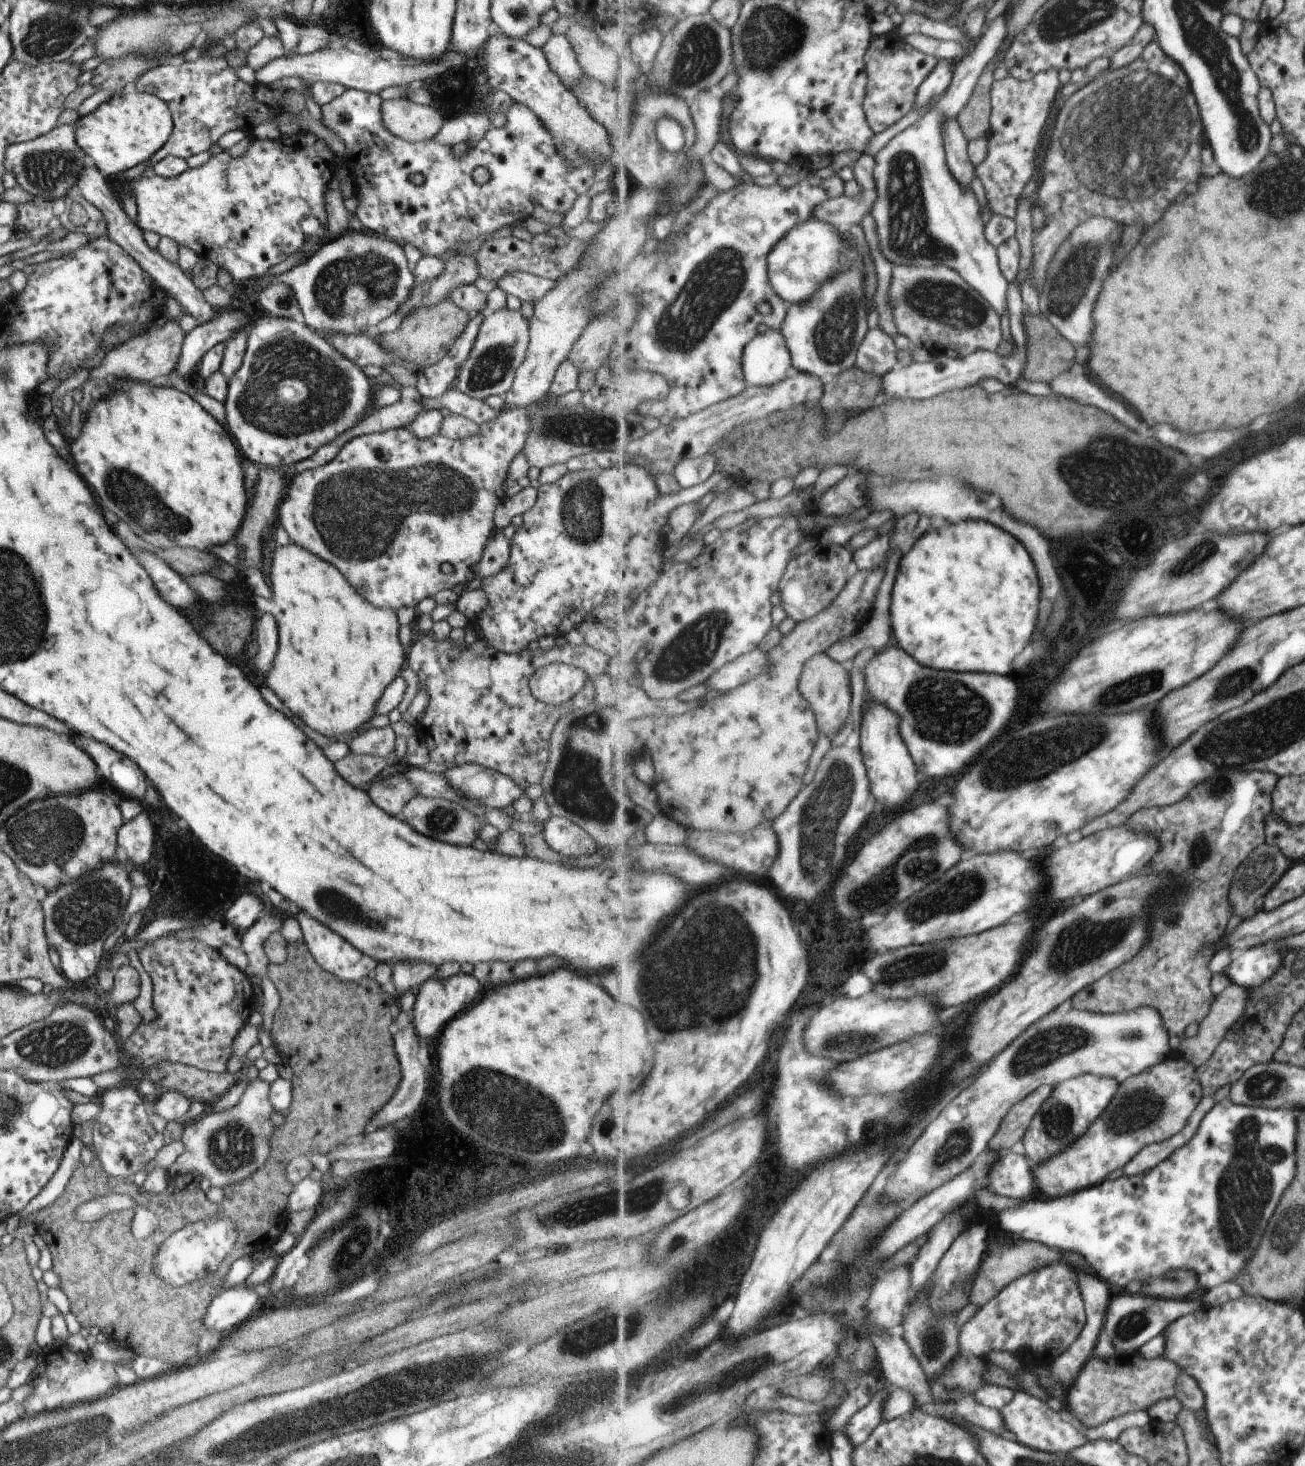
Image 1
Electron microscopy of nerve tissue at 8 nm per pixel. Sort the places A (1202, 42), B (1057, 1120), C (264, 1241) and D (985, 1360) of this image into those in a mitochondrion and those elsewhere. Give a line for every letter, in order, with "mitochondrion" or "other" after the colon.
A: mitochondrion
B: mitochondrion
C: other
D: other

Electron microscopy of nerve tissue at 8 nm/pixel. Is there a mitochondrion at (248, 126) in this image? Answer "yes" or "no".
no

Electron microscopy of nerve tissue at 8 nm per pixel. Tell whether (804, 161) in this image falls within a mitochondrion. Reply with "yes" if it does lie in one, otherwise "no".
no

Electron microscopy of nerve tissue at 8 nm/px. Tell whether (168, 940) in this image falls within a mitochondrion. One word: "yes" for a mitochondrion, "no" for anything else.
no

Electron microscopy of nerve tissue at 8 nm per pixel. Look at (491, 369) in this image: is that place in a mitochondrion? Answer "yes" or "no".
yes

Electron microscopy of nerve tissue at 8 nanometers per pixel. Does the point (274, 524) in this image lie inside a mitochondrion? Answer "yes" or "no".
no

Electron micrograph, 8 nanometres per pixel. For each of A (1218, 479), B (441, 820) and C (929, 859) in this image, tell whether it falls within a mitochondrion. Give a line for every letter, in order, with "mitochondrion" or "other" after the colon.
A: other
B: mitochondrion
C: mitochondrion

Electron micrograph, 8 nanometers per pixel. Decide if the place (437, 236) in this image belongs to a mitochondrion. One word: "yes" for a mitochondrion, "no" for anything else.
no

